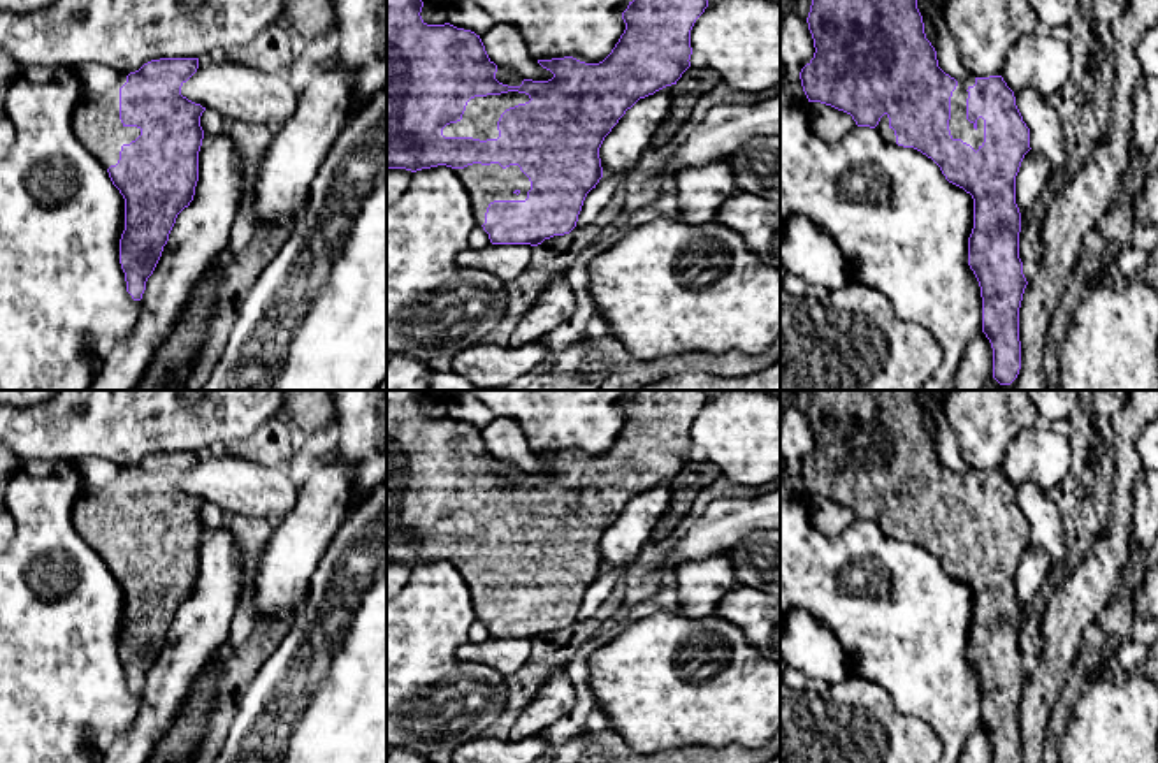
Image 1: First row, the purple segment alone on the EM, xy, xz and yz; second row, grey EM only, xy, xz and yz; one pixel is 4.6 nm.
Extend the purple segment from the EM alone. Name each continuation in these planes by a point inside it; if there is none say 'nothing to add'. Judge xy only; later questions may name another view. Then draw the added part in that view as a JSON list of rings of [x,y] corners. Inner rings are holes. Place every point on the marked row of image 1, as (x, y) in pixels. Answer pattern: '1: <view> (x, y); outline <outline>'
1: xy (86, 127); outline [[[123,74],[116,86],[98,97],[86,95],[72,114],[76,139],[107,169],[118,164],[121,146],[141,135],[141,128],[125,127],[119,120],[119,88],[127,76]]]

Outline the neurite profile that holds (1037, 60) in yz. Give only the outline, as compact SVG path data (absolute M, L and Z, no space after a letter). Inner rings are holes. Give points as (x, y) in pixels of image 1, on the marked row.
M1044 28L1023 35L1005 54L1002 77L1012 91L1031 88L1049 98L1072 74L1072 53Z

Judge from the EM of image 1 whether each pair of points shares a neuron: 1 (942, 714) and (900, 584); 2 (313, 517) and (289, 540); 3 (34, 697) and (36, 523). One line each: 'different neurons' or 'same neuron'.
1: same neuron
2: same neuron
3: same neuron

